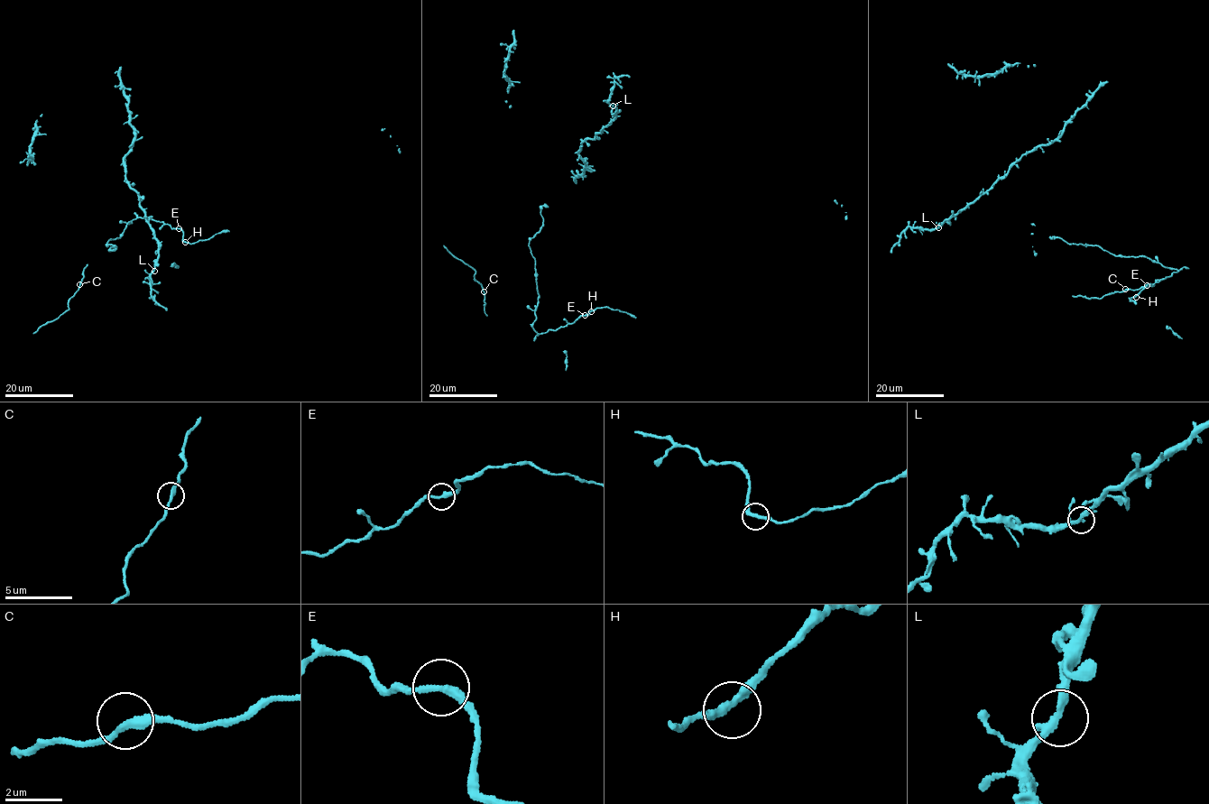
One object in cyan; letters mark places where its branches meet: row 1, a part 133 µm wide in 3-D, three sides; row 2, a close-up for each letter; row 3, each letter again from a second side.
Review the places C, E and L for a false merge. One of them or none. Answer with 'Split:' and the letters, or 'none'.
Split: E

